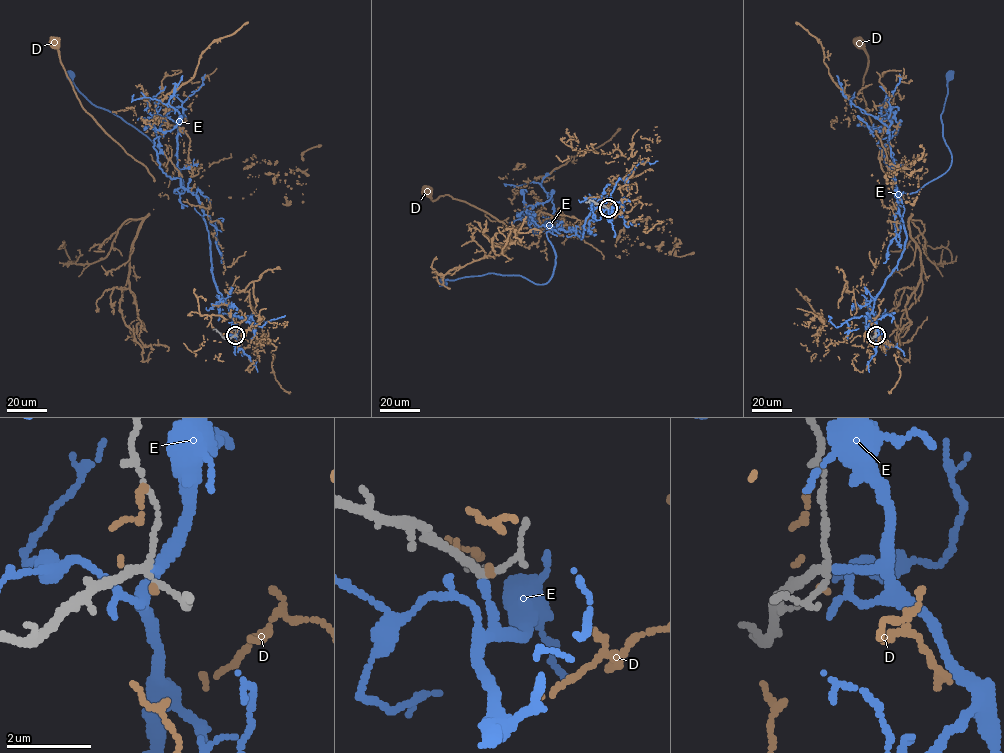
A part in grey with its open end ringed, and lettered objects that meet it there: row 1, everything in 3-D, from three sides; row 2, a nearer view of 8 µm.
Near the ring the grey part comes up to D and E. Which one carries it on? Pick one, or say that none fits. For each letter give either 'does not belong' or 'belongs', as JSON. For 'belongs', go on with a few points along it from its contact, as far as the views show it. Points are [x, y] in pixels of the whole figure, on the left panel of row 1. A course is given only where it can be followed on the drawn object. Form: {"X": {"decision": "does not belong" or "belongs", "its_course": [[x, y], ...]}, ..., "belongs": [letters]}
{"D": {"decision": "does not belong"}, "E": {"decision": "belongs", "its_course": [[235, 335], [198, 198], [174, 193], [183, 184], [174, 165], [69, 75]]}, "belongs": ["E"]}

